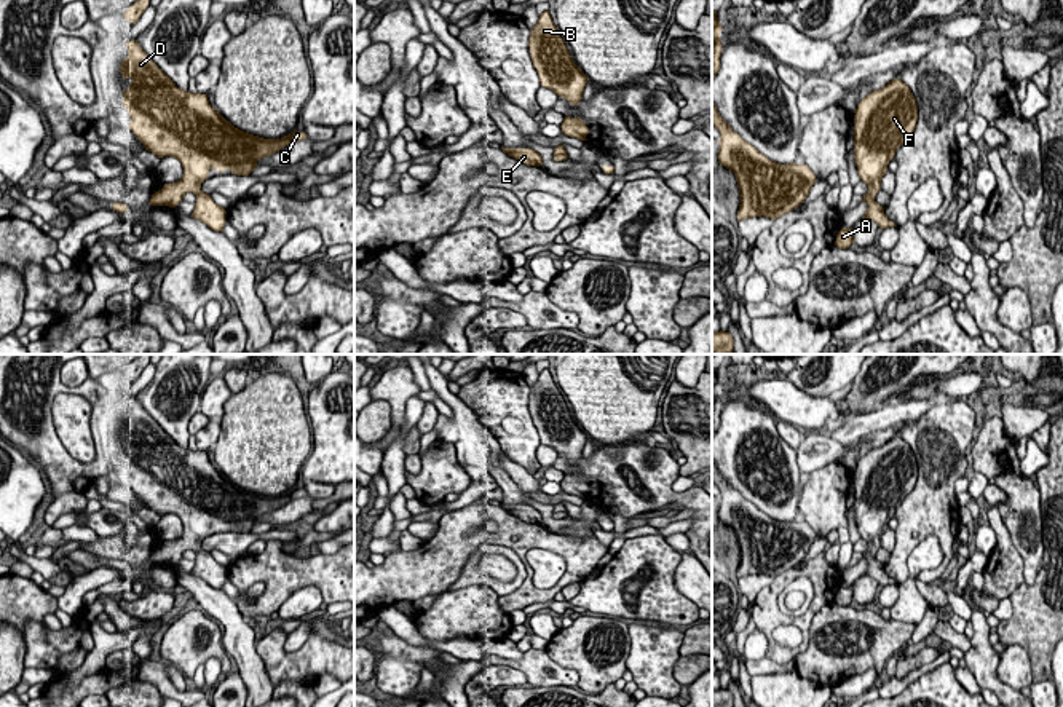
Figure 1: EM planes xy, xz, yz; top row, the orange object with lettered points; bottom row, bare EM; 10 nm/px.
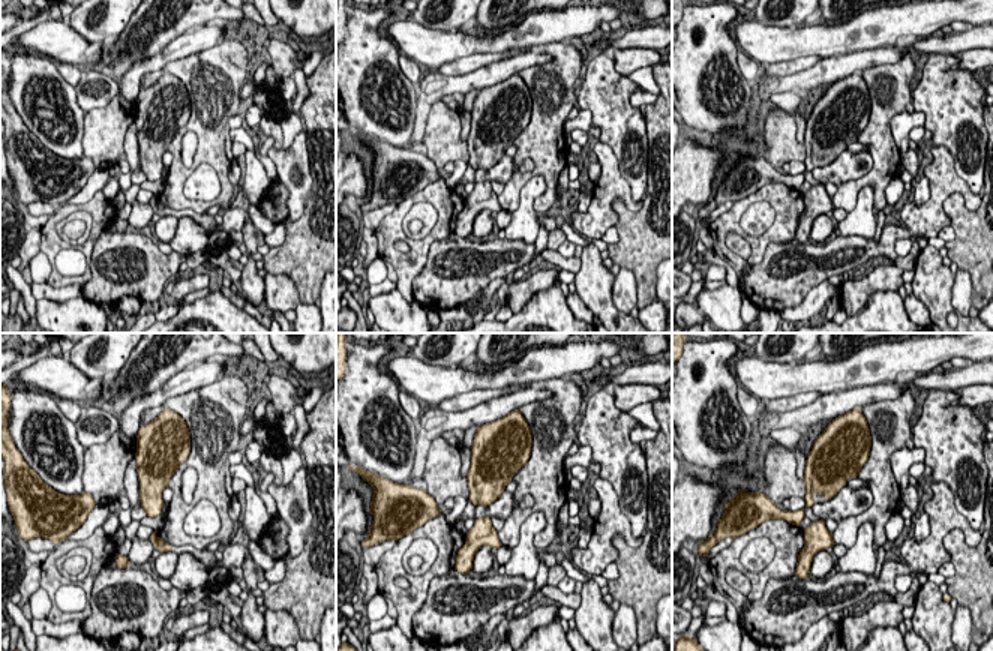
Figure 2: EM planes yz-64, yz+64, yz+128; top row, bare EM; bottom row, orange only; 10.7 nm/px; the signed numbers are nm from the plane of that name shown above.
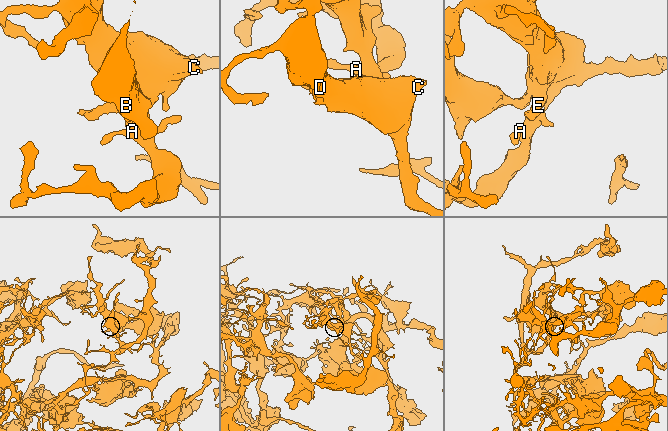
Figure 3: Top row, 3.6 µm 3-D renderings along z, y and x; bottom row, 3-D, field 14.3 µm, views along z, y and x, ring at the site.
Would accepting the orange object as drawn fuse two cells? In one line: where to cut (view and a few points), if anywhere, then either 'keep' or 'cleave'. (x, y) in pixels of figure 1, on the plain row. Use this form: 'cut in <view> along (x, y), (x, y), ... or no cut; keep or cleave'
no cut; keep

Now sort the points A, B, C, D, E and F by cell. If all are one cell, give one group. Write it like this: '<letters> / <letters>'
A B C D E F

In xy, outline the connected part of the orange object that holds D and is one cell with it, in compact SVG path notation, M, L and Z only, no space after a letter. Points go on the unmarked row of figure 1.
M137 397L126 399L128 415L118 429L131 444L123 447L123 464L131 474L129 487L145 508L158 515L174 514L182 520L180 538L164 541L150 555L152 563L176 565L185 551L195 551L190 575L214 589L223 589L227 568L201 549L209 527L230 527L249 533L260 515L286 503L305 498L294 488L281 496L263 496L235 485L207 458L207 452L184 448L145 412Z

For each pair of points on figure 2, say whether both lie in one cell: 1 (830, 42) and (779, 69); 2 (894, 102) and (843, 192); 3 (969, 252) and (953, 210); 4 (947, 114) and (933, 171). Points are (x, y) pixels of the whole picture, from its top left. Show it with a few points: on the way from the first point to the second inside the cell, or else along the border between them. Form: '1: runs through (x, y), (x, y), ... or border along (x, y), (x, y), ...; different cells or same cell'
1: border along (818, 56), (800, 56), (768, 65); different cells
2: runs through (881, 128), (881, 167), (869, 179); same cell
3: runs through (969, 242), (969, 227), (963, 221); same cell
4: border along (933, 144), (947, 149), (959, 174); different cells

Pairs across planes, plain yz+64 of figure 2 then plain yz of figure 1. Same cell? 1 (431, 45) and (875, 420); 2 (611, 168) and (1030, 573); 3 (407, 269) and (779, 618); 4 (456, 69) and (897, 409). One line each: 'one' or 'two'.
1: two
2: two
3: one
4: one

